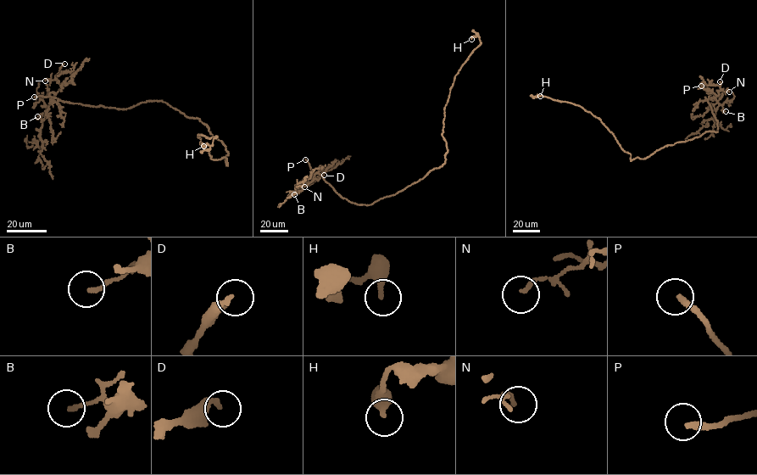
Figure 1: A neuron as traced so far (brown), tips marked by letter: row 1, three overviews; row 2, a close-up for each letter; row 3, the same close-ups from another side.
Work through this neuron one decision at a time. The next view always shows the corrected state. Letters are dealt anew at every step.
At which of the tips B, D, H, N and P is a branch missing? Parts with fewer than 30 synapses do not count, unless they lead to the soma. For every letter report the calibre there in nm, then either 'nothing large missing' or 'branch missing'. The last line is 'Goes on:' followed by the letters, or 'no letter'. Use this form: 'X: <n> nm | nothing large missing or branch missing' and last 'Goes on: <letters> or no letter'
B: 160 nm | nothing large missing
D: 240 nm | nothing large missing
H: 300 nm | nothing large missing
N: 130 nm | nothing large missing
P: 240 nm | branch missing
Goes on: P

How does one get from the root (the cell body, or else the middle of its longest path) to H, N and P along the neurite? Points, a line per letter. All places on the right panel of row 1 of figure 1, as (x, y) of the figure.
H: (681, 142), (631, 160), (599, 119), (578, 105), (537, 97), (540, 96)
N: (681, 142), (706, 131), (717, 131), (709, 97), (717, 96), (721, 90), (729, 92)
P: (681, 142), (699, 136), (706, 131), (717, 131), (718, 122), (708, 100), (709, 94), (701, 86)

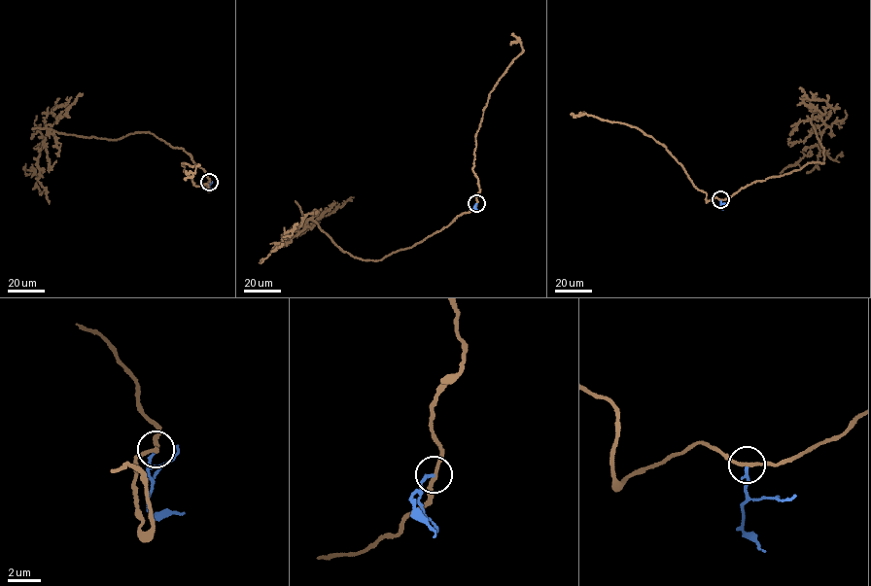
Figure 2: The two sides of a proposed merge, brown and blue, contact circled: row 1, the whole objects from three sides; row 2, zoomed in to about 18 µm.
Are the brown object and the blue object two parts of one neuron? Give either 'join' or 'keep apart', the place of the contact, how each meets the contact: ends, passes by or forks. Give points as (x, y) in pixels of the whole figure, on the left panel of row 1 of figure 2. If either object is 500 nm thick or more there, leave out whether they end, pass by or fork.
keep apart; at (209, 182); brown passes by; blue ends there

